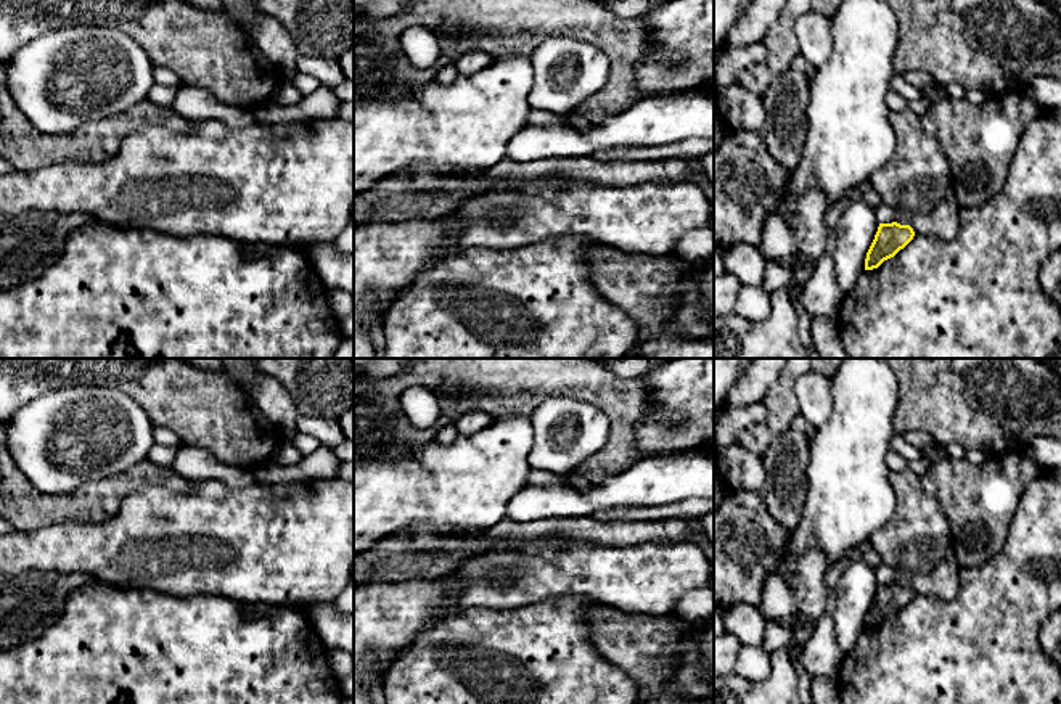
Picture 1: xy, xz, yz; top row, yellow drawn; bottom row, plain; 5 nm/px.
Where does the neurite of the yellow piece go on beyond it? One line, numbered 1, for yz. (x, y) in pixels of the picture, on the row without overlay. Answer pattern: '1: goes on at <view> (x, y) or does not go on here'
1: does not go on here

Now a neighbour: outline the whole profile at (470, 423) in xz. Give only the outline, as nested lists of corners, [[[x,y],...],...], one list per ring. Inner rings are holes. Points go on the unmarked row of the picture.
[[[469,411],[463,413],[457,421],[457,429],[461,436],[473,436],[484,429],[492,421],[492,416],[489,416],[484,411]]]

